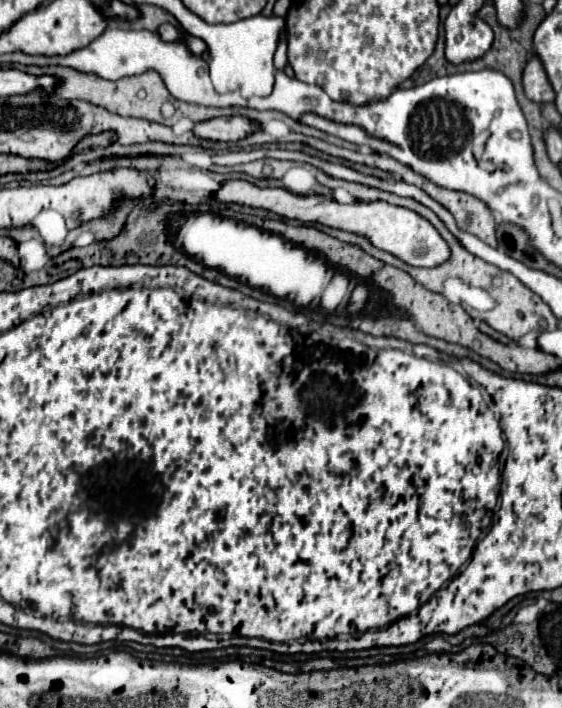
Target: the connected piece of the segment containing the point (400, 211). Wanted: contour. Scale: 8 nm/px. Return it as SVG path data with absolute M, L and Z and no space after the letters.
M228 180L224 182L218 192L212 194L216 202L224 204L244 204L252 208L270 210L282 218L300 220L300 222L318 222L330 228L340 228L346 232L360 234L368 238L376 248L394 254L396 258L404 260L410 266L424 266L432 268L448 260L448 244L436 232L436 228L416 212L400 206L392 206L388 202L354 202L354 204L340 204L334 200L324 200L322 196L296 196L284 188L258 188L246 180Z

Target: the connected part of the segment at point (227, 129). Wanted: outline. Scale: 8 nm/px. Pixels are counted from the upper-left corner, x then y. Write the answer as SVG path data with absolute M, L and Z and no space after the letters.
M246 116L216 118L194 126L194 134L198 138L206 138L214 142L238 142L242 138L248 138L256 130L258 130L258 124L254 120L248 120Z

